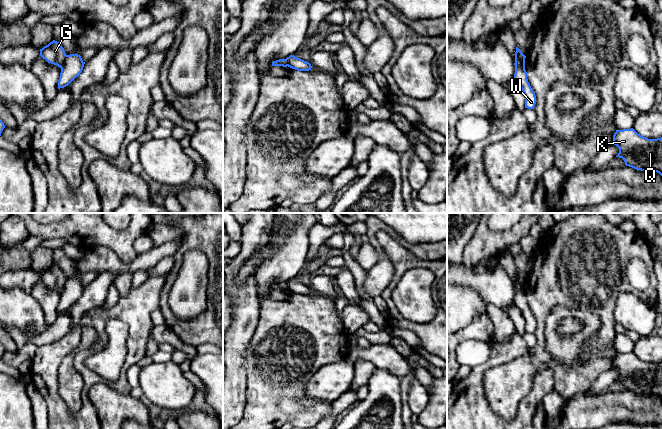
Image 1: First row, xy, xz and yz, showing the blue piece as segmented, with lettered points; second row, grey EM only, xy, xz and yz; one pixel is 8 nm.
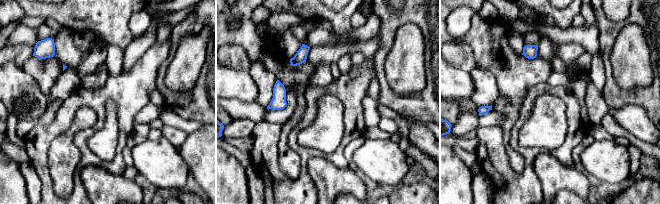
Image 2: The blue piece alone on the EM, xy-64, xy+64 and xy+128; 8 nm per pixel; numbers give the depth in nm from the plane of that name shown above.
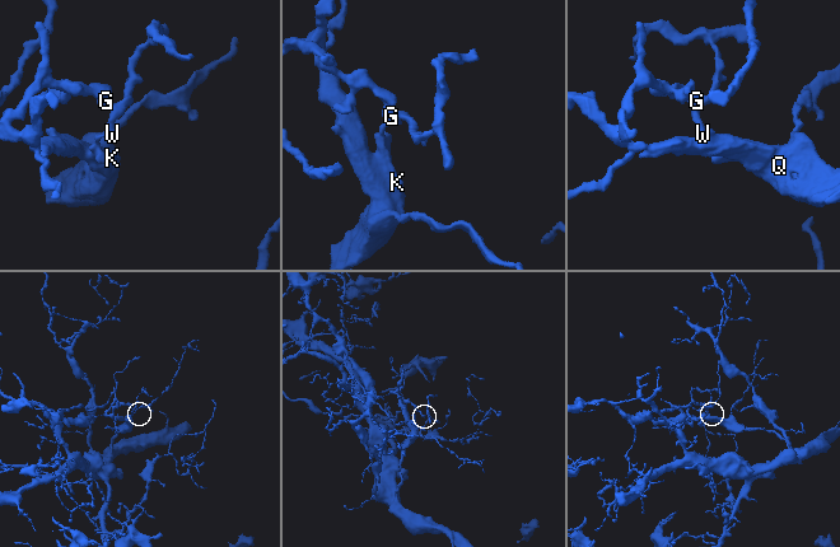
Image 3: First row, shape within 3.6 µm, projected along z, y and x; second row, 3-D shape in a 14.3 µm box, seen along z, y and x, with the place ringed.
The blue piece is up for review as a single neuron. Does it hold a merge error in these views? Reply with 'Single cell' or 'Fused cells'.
Fused cells

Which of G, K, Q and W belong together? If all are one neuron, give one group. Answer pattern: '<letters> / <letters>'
G / K Q W

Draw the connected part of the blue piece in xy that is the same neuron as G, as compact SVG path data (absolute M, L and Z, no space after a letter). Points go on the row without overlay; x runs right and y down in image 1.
M53 264L40 273L40 280L48 287L57 289L61 292L67 279L61 267Z

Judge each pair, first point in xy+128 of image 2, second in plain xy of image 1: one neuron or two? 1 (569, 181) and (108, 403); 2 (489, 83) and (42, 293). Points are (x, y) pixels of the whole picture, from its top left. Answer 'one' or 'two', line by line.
1: one
2: one

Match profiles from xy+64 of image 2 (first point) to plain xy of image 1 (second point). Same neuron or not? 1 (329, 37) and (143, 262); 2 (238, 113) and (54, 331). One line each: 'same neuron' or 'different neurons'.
1: same neuron
2: same neuron

